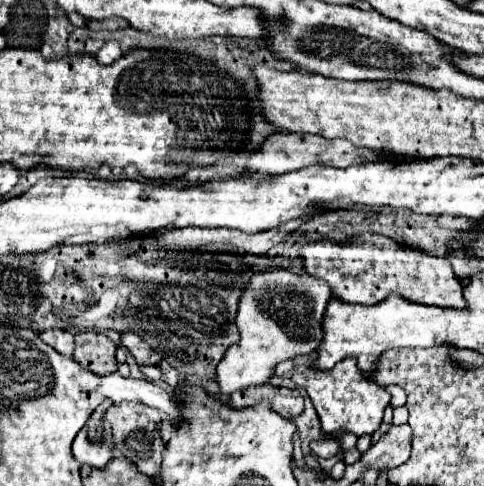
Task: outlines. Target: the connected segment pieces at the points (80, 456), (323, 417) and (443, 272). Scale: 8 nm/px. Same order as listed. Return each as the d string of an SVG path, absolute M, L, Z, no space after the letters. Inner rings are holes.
M106 399L88 419L88 423L82 427L82 431L76 435L72 443L72 453L80 465L90 465L96 469L102 469L110 463L112 451L114 451L114 439L112 439L112 427L102 419L104 411L112 405L110 399Z
M344 359L330 371L310 369L302 377L302 387L312 399L324 433L354 433L356 437L372 435L382 423L384 409L390 405L390 393L376 383L370 383L370 379L358 371L354 359Z
M362 233L348 245L318 241L302 249L302 257L312 257L306 261L306 273L328 283L332 297L342 303L360 303L374 305L388 295L400 295L408 301L422 305L440 305L440 307L466 307L462 297L462 283L454 275L452 265L446 259L430 259L433 254L420 261L412 261L410 246L396 243L390 237L378 233ZM350 259L350 261L340 261ZM362 261L362 263L360 263Z

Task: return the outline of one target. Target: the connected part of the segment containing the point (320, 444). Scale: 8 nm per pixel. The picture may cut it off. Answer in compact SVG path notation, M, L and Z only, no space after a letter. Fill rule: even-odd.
M322 437L322 439L318 439L318 441L312 441L312 443L310 443L310 449L312 449L312 453L316 453L318 457L328 459L328 457L332 457L332 455L336 455L336 453L340 451L340 443L334 441L334 439Z

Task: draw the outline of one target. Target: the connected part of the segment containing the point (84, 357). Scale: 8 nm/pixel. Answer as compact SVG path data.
M78 333L74 361L96 375L108 375L118 369L116 345L102 333Z

